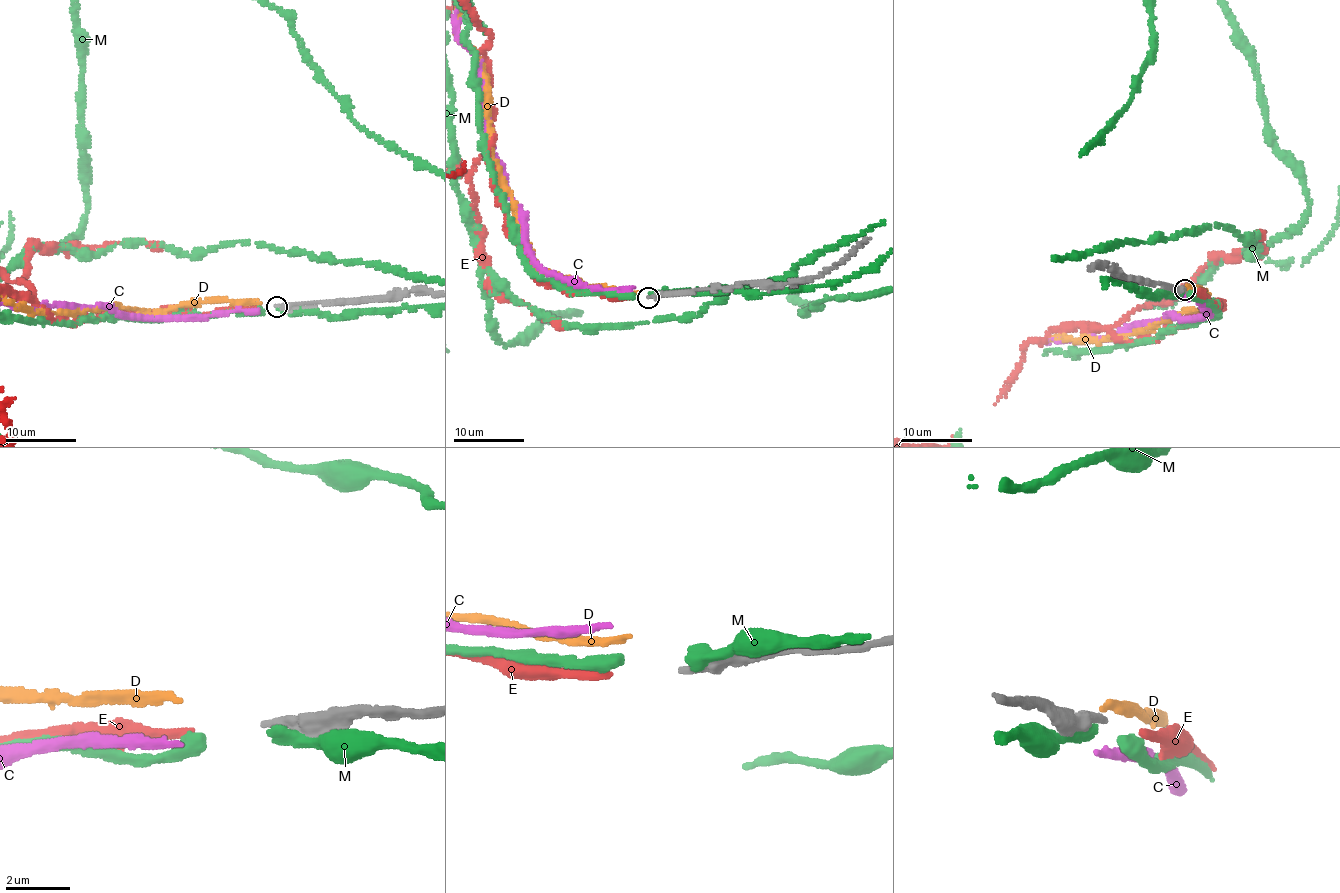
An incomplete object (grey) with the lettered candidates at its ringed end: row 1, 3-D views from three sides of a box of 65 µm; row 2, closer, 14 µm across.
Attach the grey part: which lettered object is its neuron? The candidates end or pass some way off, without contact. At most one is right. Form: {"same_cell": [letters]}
{"same_cell": ["E"]}

